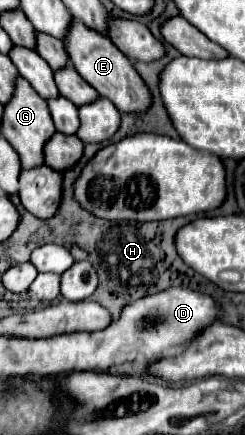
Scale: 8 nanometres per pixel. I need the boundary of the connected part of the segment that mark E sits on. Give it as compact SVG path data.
M73 20L63 44L67 46L67 54L71 58L71 64L81 74L85 82L89 82L101 96L107 96L119 110L123 112L139 112L147 110L151 104L151 94L139 74L135 72L131 60L117 50L117 46L97 30L91 30L89 26L83 26L83 22Z

